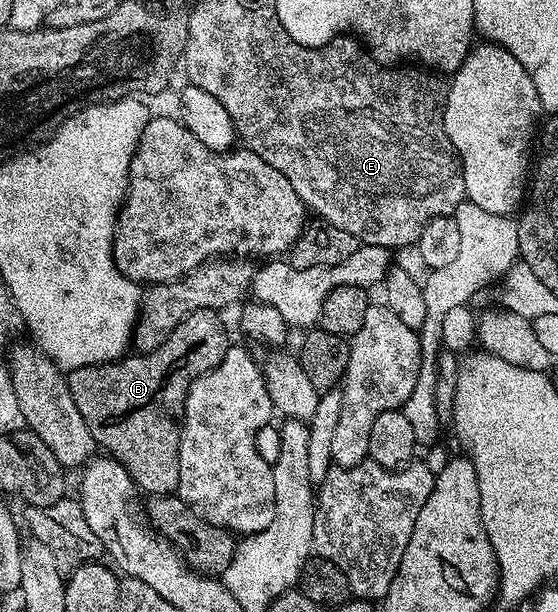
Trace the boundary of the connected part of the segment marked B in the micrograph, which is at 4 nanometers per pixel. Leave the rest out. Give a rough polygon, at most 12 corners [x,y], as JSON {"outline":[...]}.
{"outline":[[216,310],[155,350],[68,371],[138,491],[174,493],[191,384],[231,338]]}

